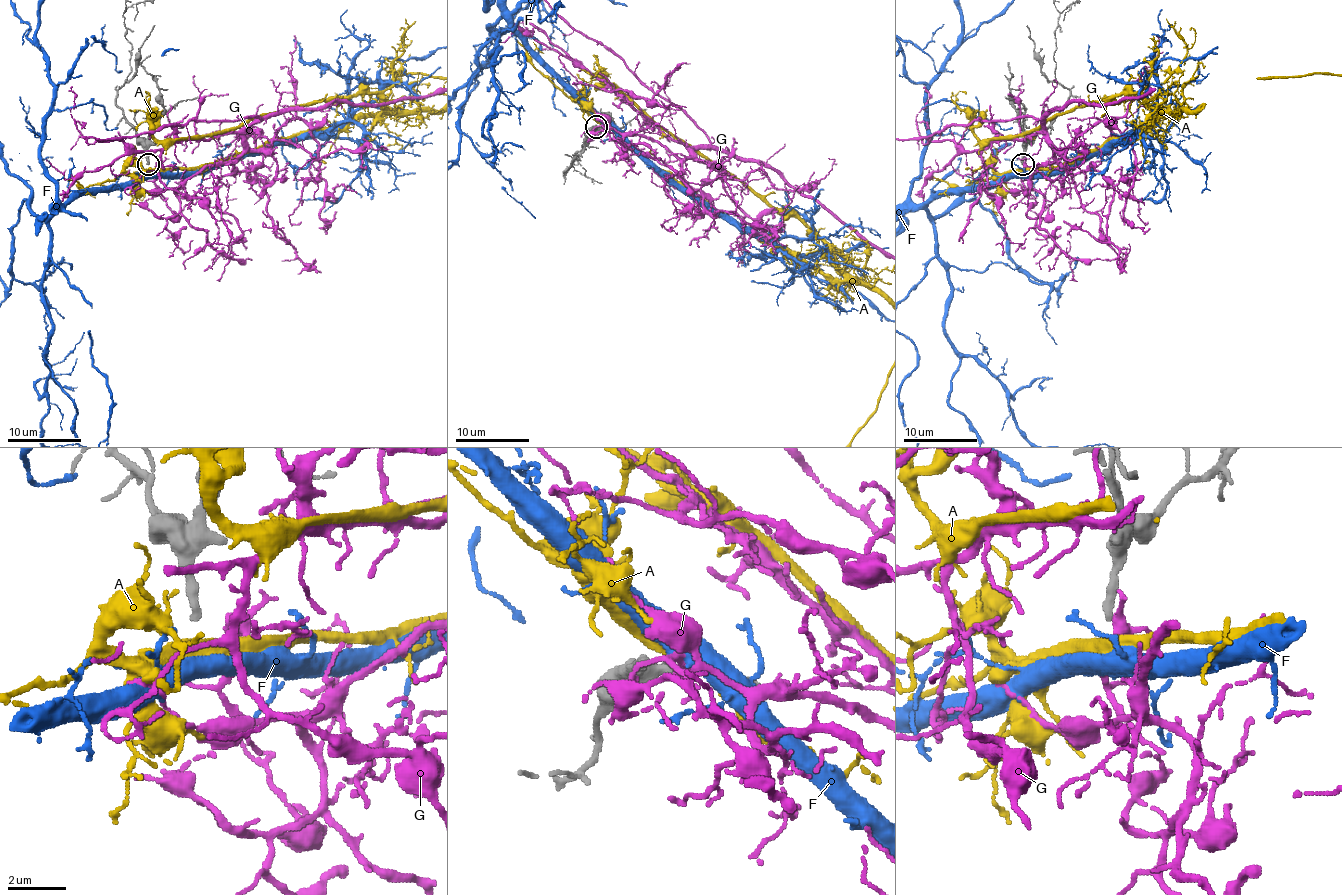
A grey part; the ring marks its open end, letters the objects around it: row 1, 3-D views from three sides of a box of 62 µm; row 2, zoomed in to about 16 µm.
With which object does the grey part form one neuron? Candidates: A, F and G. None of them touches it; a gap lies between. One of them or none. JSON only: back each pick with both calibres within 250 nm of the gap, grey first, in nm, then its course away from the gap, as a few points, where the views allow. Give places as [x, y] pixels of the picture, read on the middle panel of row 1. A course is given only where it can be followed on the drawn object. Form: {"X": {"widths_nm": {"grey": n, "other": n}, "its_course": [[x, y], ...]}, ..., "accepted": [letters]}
{"accepted": []}

